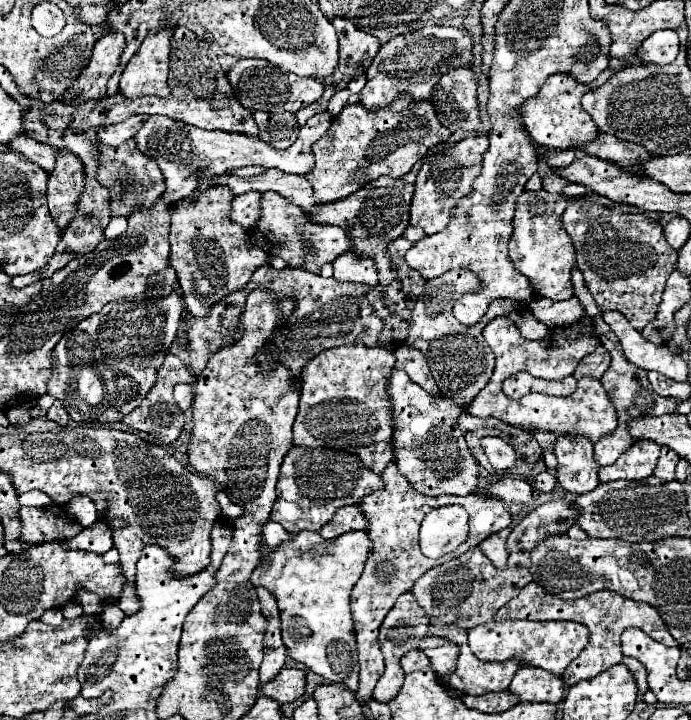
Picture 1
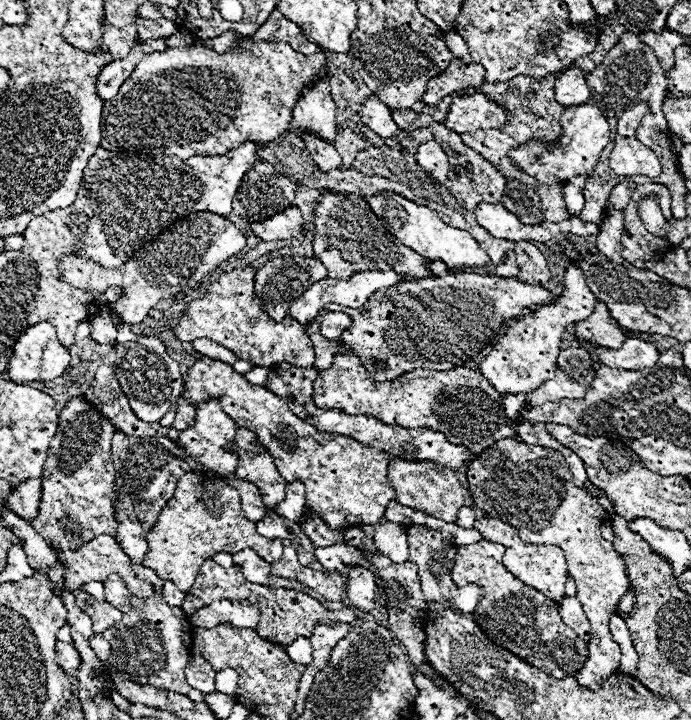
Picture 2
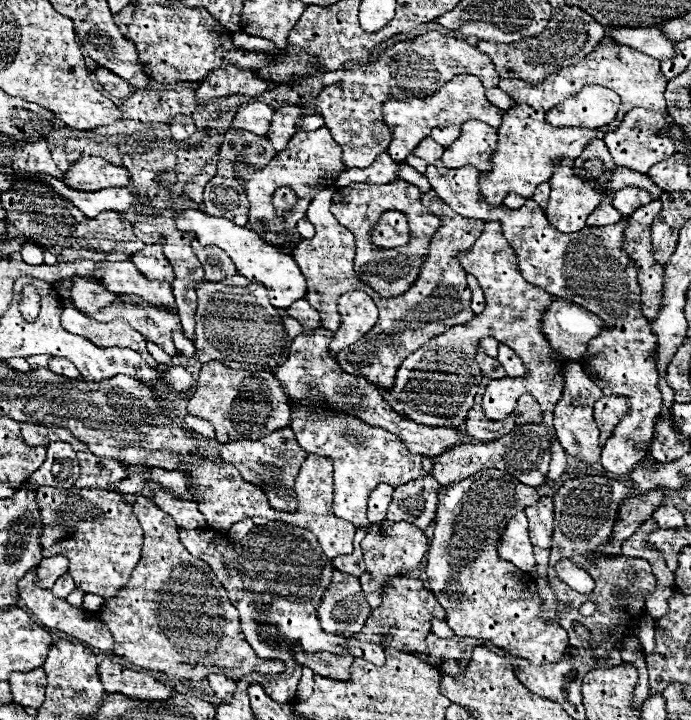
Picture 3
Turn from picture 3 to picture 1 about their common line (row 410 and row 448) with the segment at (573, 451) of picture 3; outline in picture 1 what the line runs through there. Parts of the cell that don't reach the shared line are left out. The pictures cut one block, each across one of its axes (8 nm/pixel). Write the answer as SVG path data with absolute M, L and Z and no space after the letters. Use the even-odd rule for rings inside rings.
M560 436L554 444L554 454L558 460L556 478L562 490L584 494L600 484L598 464L592 458L592 442L588 438Z

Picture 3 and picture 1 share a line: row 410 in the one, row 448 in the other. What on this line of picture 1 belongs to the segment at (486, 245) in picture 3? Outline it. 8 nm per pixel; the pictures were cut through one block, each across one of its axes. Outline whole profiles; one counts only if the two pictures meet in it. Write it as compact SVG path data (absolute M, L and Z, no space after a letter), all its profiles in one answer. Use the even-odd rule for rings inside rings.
M392 370L388 384L394 406L394 452L400 474L428 496L468 496L478 490L478 462L458 428L460 408L450 398L434 398L414 384L406 372ZM534 430L532 432L532 436L538 440L538 444L540 444L540 448L542 450L548 450L548 448L554 448L554 442L558 440L558 436L556 434L548 434L548 432L540 432L540 430Z

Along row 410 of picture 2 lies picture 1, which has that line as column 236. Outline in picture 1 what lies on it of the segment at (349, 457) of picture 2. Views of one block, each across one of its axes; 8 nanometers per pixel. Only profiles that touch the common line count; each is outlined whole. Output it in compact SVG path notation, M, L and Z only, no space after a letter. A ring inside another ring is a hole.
M214 186L214 188L206 190L196 202L188 204L188 202L180 200L180 202L176 202L170 208L170 214L172 214L170 266L176 270L184 294L216 296L216 302L220 302L226 294L242 290L250 282L254 270L258 270L260 266L268 264L268 254L264 250L260 250L258 246L246 244L246 230L242 226L230 222L232 198L234 198L234 194L230 192L230 188L226 188L226 186Z

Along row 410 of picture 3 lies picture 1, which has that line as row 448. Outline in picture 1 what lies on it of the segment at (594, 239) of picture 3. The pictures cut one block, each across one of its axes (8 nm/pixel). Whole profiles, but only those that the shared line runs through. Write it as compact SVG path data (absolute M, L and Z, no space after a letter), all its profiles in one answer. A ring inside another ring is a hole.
M632 442L632 446L612 464L600 468L600 482L612 480L646 480L658 462L660 448L656 442Z

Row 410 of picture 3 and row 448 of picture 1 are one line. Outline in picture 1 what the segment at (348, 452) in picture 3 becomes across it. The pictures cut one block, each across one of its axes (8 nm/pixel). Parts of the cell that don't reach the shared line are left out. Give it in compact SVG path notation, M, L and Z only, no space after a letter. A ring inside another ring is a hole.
M292 446L282 462L282 472L276 486L276 502L270 520L280 522L288 532L298 534L302 530L320 530L330 522L338 508L358 504L366 494L382 490L384 482L378 474L362 466L356 454L334 448L308 448Z

